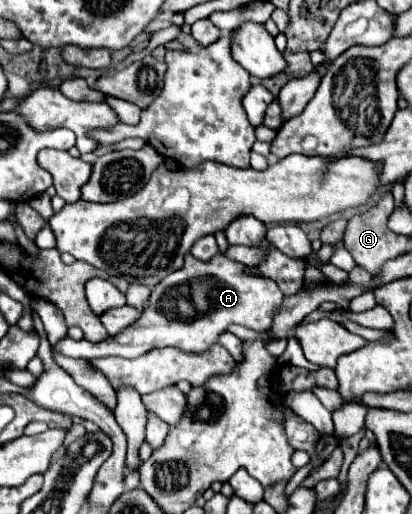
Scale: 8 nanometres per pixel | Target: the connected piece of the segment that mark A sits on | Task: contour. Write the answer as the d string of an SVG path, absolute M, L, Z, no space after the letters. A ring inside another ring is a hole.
M218 253L208 261L200 261L194 255L184 257L182 269L166 275L150 295L148 307L142 311L140 319L114 337L100 343L74 341L70 337L62 339L54 349L68 357L126 357L134 359L144 355L154 347L178 347L190 353L202 353L206 347L218 341L220 333L228 325L238 323L254 331L266 331L272 325L274 311L282 303L282 291L268 277L252 277L244 271L244 265Z

